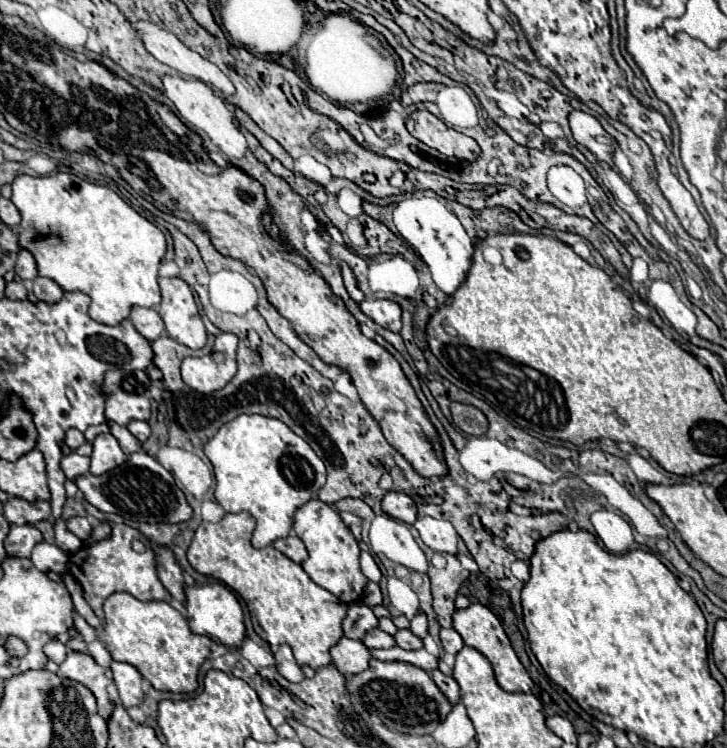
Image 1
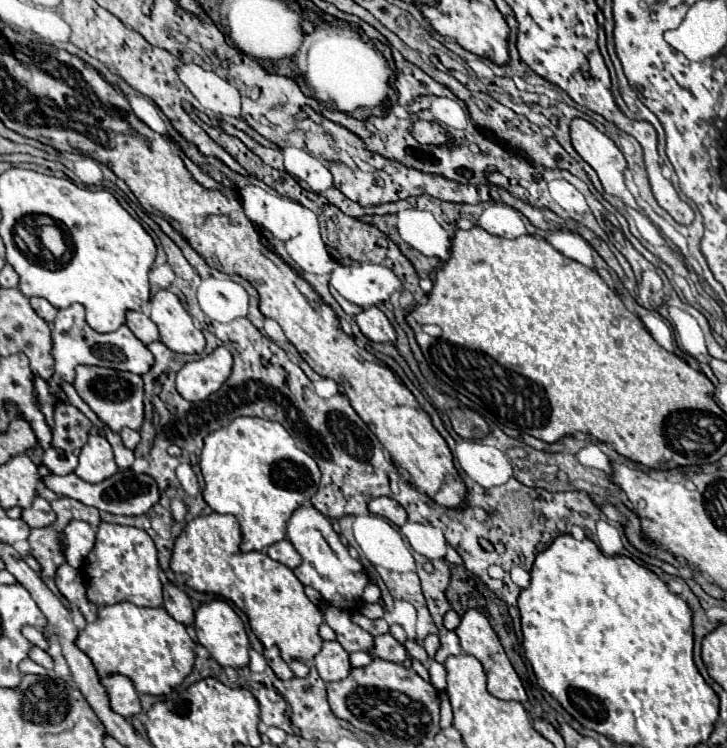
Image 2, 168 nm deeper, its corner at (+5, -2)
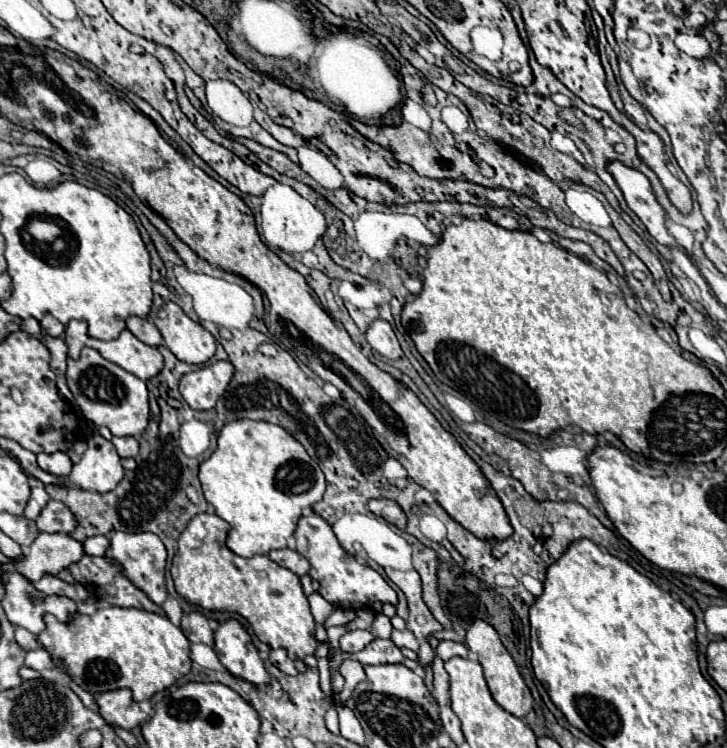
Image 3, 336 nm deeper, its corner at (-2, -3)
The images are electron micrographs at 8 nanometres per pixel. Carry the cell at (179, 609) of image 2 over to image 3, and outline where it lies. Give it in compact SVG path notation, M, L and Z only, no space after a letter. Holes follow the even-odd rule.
M199 611L185 615L181 629L191 643L205 643L213 647L213 629L209 627L209 621Z

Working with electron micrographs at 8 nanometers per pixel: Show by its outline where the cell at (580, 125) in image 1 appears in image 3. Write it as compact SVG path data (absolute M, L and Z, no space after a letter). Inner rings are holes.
M613 161L609 163L607 167L611 171L611 175L615 177L615 181L619 183L623 195L625 195L625 201L629 203L629 207L635 211L635 215L645 223L647 231L661 243L661 245L667 245L667 247L679 247L679 243L675 241L675 237L667 231L667 225L665 225L665 211L663 207L659 207L659 201L655 199L655 193L651 189L651 183L649 179L631 169L631 167L625 167L621 161Z

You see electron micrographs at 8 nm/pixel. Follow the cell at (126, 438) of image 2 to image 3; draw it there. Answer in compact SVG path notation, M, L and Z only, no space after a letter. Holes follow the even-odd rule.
M113 437L111 443L115 445L119 457L135 457L139 453L139 443L133 437Z

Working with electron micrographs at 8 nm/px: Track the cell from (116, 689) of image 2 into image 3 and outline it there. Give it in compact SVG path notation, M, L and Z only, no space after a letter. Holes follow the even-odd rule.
M115 689L115 691L105 691L97 699L99 715L109 723L117 725L121 729L131 731L133 727L141 725L147 721L147 713L139 709L139 705L133 701L129 689Z

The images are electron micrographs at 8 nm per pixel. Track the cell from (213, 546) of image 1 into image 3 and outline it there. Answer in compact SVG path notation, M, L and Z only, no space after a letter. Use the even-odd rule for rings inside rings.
M199 513L187 523L179 535L179 547L171 563L171 577L179 597L211 613L229 611L241 615L249 621L259 641L271 649L287 649L293 661L313 655L317 649L317 641L313 639L315 621L299 577L273 563L267 555L249 559L235 555L225 545L227 533L229 523L211 513Z

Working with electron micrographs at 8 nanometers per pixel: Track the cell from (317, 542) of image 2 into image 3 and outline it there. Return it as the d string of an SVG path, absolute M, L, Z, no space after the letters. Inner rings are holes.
M311 513L309 517L301 517L297 523L297 529L295 529L295 541L297 541L295 551L301 553L311 563L311 571L309 571L311 579L319 581L319 585L321 585L317 589L317 593L333 607L367 609L375 601L397 605L397 593L391 589L391 585L387 581L383 581L383 577L375 569L371 569L369 565L361 565L355 557L345 553L345 549L339 545L337 537L335 537L331 525L323 517L319 517L315 513Z

